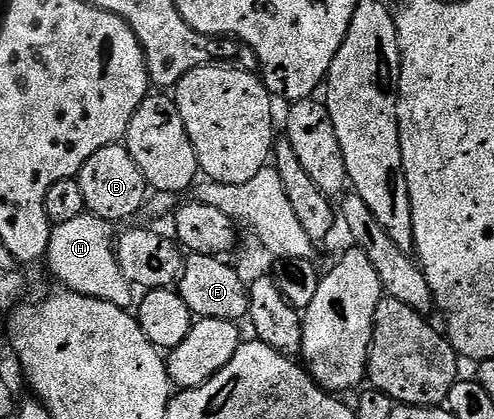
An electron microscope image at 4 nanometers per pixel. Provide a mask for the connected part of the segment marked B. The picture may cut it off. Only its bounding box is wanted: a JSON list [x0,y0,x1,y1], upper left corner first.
[77,143,149,222]

